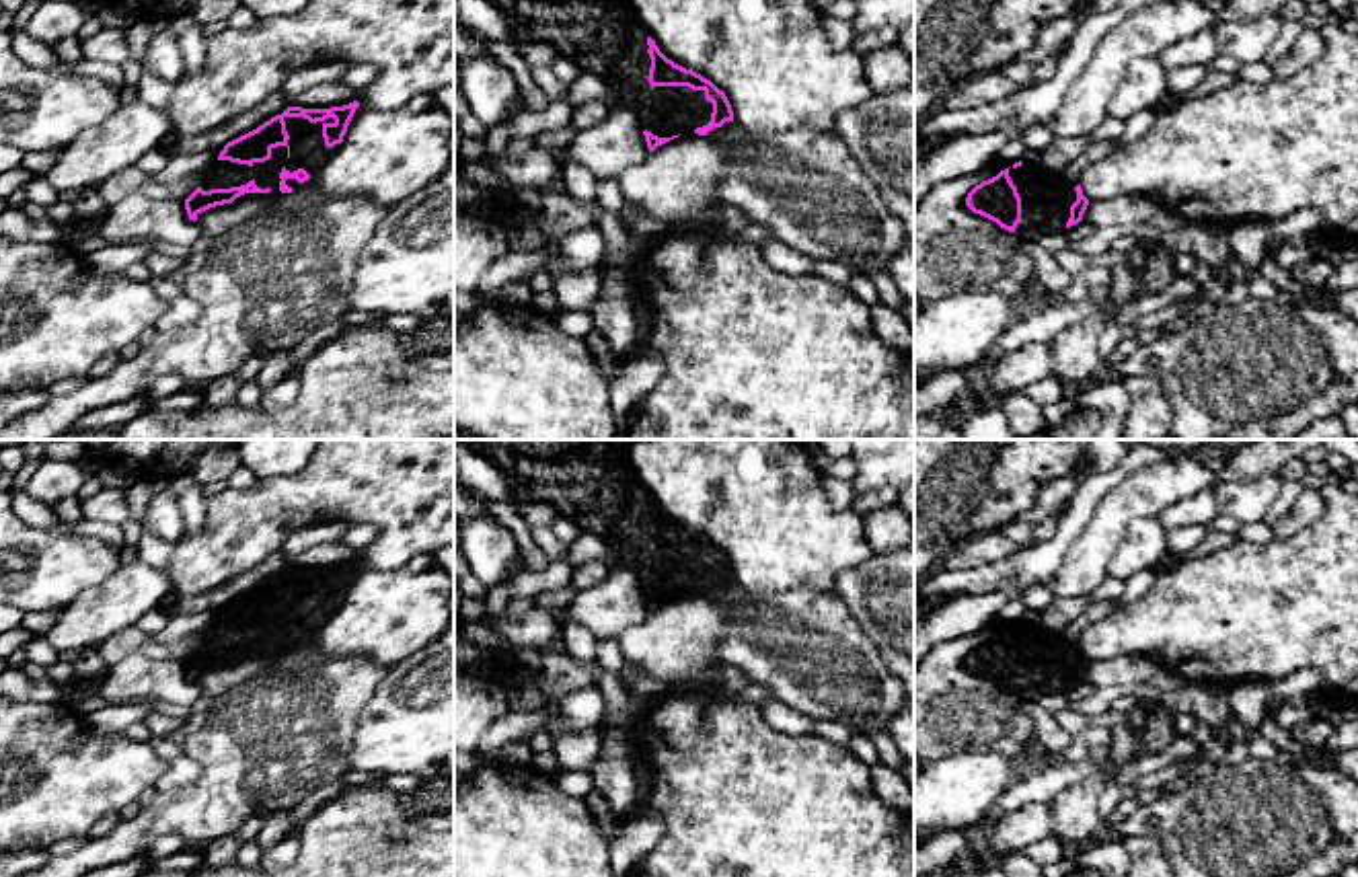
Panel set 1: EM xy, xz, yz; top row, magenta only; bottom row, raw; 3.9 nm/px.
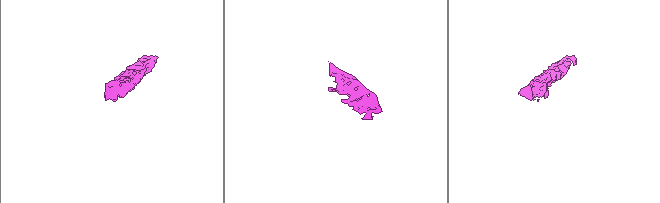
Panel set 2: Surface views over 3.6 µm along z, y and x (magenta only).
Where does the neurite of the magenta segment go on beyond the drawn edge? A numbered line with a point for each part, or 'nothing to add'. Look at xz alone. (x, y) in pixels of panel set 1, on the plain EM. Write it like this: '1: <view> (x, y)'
1: xz (590, 481)

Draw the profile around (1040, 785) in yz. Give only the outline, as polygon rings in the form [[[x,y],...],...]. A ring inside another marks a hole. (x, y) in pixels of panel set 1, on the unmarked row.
[[[1136,717],[1128,723],[1130,731],[1136,737],[1136,752],[1128,762],[1118,762],[1114,756],[1109,756],[1099,766],[1062,762],[1046,764],[1017,774],[1011,787],[998,799],[996,807],[988,811],[974,830],[990,832],[1007,813],[1017,811],[1027,803],[1050,805],[1058,793],[1077,785],[1093,772],[1101,772],[1107,783],[1118,780],[1126,768],[1144,760],[1144,756],[1140,754],[1140,735],[1144,731],[1144,725],[1146,719],[1142,717]]]

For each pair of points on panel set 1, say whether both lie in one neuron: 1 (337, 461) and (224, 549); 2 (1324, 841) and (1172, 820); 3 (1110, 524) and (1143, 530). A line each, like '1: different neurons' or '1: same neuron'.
1: same neuron
2: same neuron
3: different neurons

